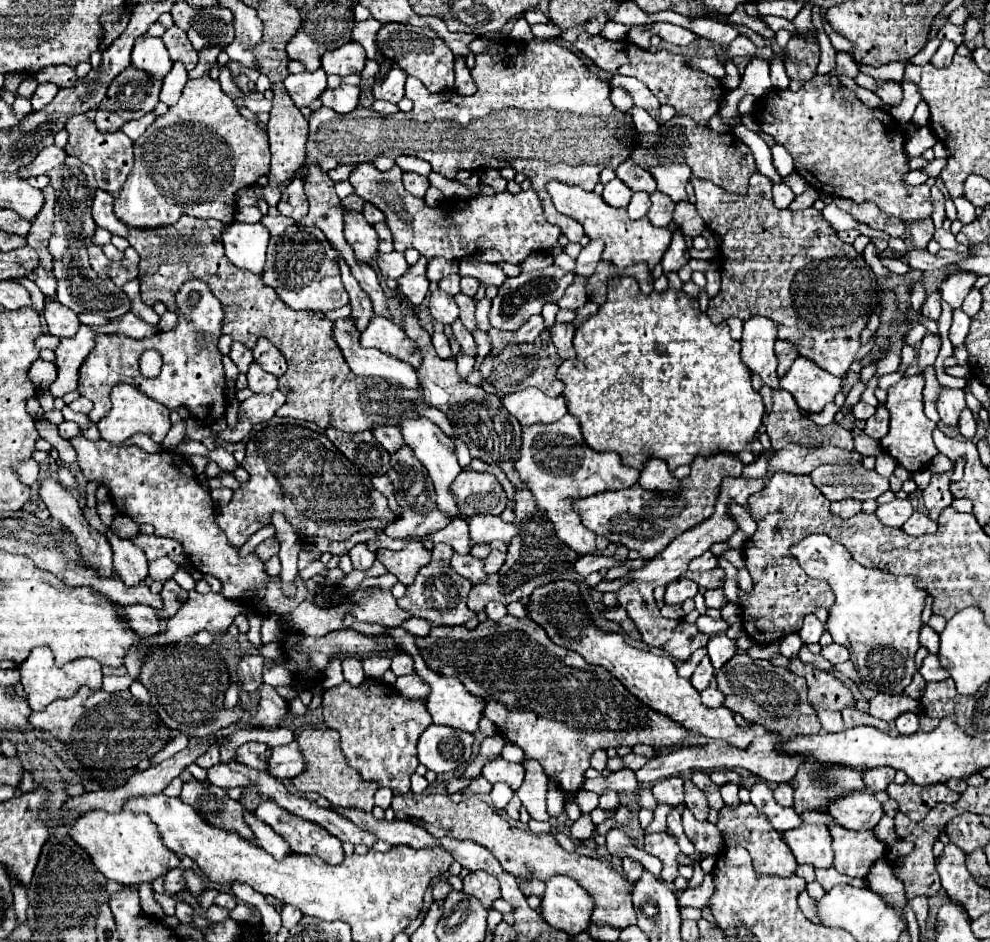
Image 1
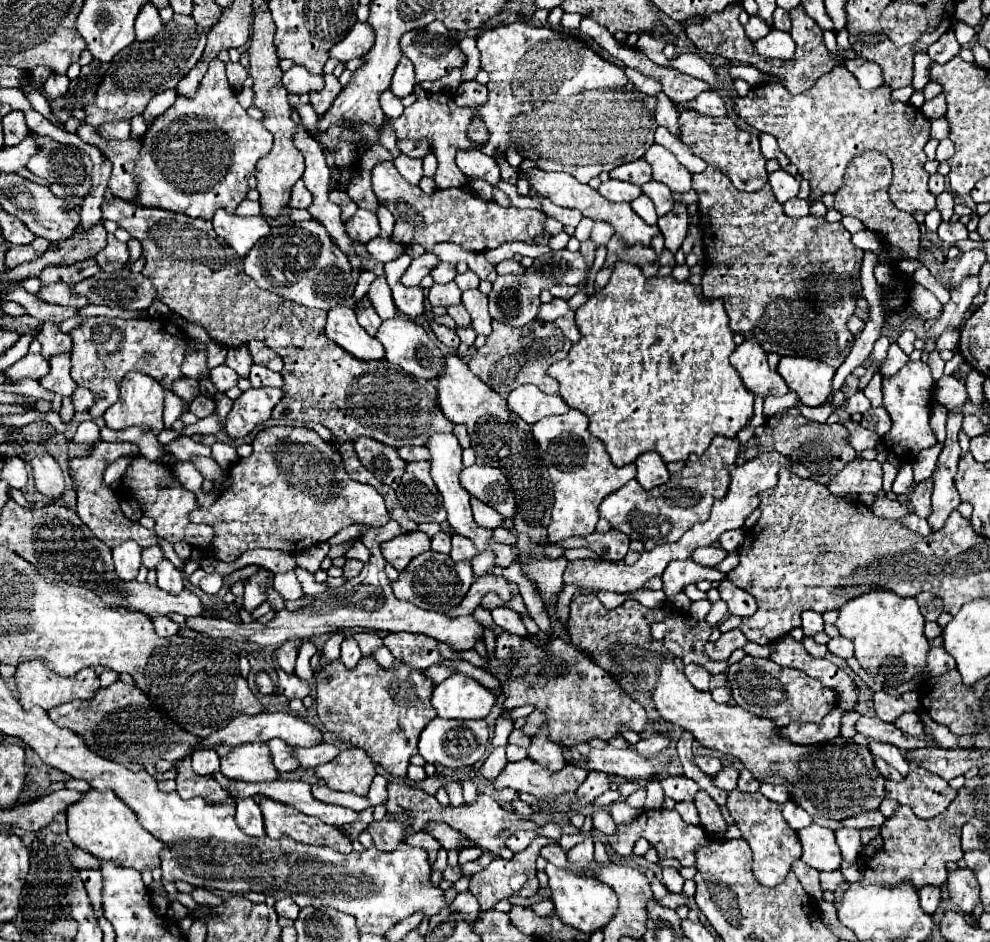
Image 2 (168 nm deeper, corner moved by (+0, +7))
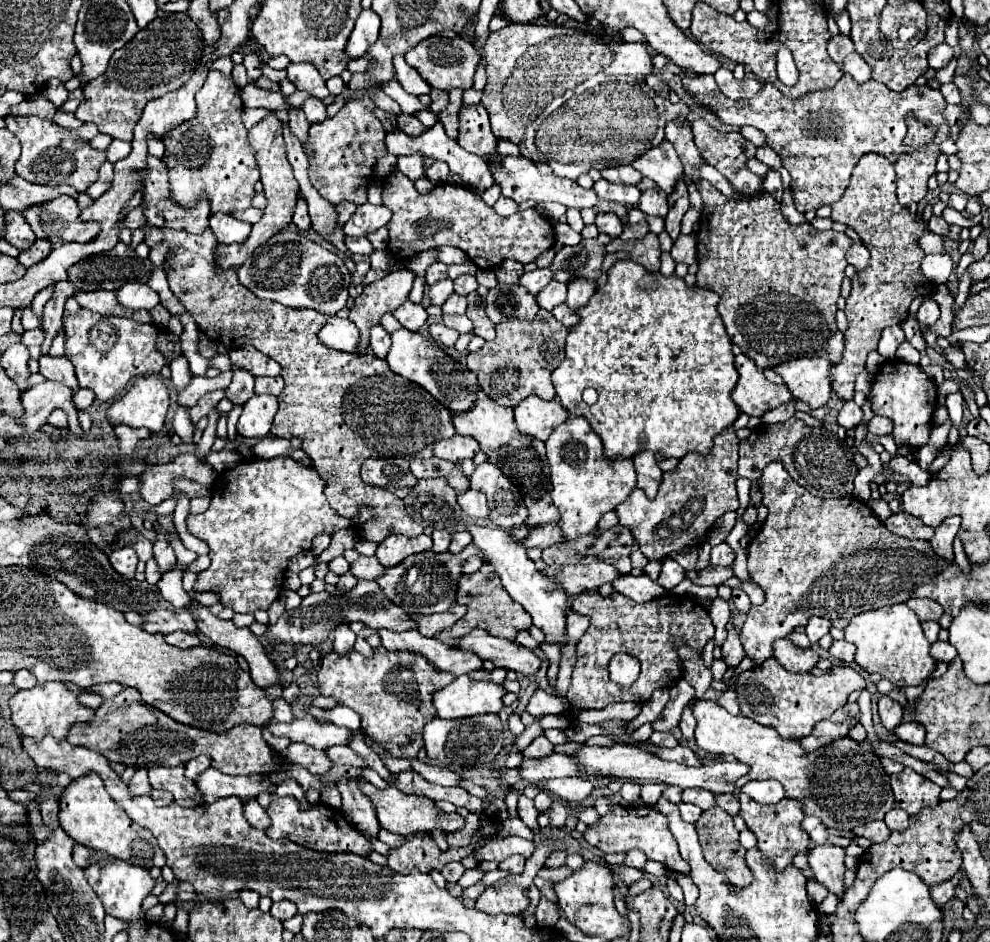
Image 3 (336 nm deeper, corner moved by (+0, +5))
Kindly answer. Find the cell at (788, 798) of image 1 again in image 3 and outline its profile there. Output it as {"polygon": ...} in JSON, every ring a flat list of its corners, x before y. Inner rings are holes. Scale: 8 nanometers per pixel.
{"polygon":[[765,780,765,782,749,782,741,788,747,796,755,798,759,804,775,804,785,798,785,790,779,782,775,780]]}

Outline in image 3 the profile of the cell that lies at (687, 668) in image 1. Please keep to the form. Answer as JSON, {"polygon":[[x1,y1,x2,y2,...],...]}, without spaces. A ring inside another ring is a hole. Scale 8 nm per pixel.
{"polygon":[[731,622,727,624,727,632,729,632,729,636,727,636,727,640,725,640,721,652,723,652,723,660,725,660,725,664,735,668,735,666,739,666,741,660,745,658,745,652,743,652,743,646,741,646,739,634,737,634,737,630,733,628]]}

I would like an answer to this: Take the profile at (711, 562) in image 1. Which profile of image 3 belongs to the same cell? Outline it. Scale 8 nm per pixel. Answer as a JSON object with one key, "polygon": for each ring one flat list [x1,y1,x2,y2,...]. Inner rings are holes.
{"polygon":[[721,542,721,544,711,548,711,564,731,566,733,560,735,560,735,552,731,550,731,546,727,542]]}

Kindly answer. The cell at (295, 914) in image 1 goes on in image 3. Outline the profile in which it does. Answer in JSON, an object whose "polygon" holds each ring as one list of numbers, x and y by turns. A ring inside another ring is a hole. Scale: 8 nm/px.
{"polygon":[[279,900,279,902,273,902,269,912,271,912,273,918,285,922,285,920,289,920,289,918,293,918,297,914,297,906,293,902,289,902,289,900]]}

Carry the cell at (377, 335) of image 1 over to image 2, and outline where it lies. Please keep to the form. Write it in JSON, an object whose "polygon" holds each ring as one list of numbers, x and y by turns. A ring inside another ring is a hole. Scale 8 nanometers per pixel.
{"polygon":[[401,316,383,320,375,338,383,344,385,358,401,366,405,372,421,378,437,378,443,372,443,352,439,350,439,346,435,346,435,342,427,336,427,332,421,326,417,326,413,320]]}

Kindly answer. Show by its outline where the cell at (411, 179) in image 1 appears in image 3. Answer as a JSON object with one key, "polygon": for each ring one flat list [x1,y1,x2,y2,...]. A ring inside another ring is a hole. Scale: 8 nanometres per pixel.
{"polygon":[[415,154,415,156,399,156,399,158,397,158,397,168,399,168,399,172,403,172,409,180,417,180,417,178,421,178,421,176,425,174,425,170,423,170,423,160,421,160,419,154]]}

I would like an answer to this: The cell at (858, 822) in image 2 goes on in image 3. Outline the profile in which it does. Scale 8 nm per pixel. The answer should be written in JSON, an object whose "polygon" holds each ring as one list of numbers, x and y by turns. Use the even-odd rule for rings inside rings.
{"polygon":[[875,820,875,822,867,822,867,824,863,824,863,826,857,826,857,828,853,830,853,834,855,834,855,836,865,836,865,838,869,838,871,842,883,842,883,840,887,840,887,836,891,834,891,830,887,828,887,824,885,824,883,820]]}

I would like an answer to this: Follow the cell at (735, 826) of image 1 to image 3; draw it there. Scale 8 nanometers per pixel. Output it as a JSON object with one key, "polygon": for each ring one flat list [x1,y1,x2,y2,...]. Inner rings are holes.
{"polygon":[[739,794,739,802,741,802,739,816,745,820,747,828,757,836,757,848,775,864,777,872,781,872,785,866,789,866,795,854,807,850,809,836,801,828,801,820,803,820,803,802,801,800,783,798,781,802,767,806,767,804,755,802,747,794]]}

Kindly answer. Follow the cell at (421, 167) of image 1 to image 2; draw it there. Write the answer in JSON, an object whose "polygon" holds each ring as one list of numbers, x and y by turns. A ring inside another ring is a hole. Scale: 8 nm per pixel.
{"polygon":[[385,128,385,130,381,132,381,144,393,154,393,158,397,158,397,156,401,154,401,150,397,148,397,140,393,138,393,132,391,132,389,128]]}

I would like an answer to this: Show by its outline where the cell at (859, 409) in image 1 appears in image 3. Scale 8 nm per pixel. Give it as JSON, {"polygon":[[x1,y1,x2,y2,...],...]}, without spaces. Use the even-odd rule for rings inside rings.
{"polygon":[[845,402,845,404,843,404,843,408,839,410,837,424,839,424,839,426,843,426,843,428,847,428,847,430,851,430,851,428,859,426,861,418,863,418,861,408,859,408,855,402]]}

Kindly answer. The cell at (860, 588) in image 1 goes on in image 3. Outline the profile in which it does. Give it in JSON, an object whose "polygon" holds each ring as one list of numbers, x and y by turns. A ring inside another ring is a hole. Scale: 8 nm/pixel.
{"polygon":[[905,604,857,614,845,628,845,640,857,646,855,662,865,672,879,672,883,678,891,680,899,688,923,684,925,680,929,680,931,672,937,666,935,658,929,654,931,644,921,632,921,622,917,614]]}

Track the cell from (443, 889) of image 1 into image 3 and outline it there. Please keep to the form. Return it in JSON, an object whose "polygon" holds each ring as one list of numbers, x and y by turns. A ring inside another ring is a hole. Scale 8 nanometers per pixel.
{"polygon":[[475,866,475,868,471,868,471,870,465,870,465,874,461,876,459,884,461,884,463,888,469,888,469,886,477,884,477,882,483,878,483,874,485,874,485,872,483,872,479,866]]}

